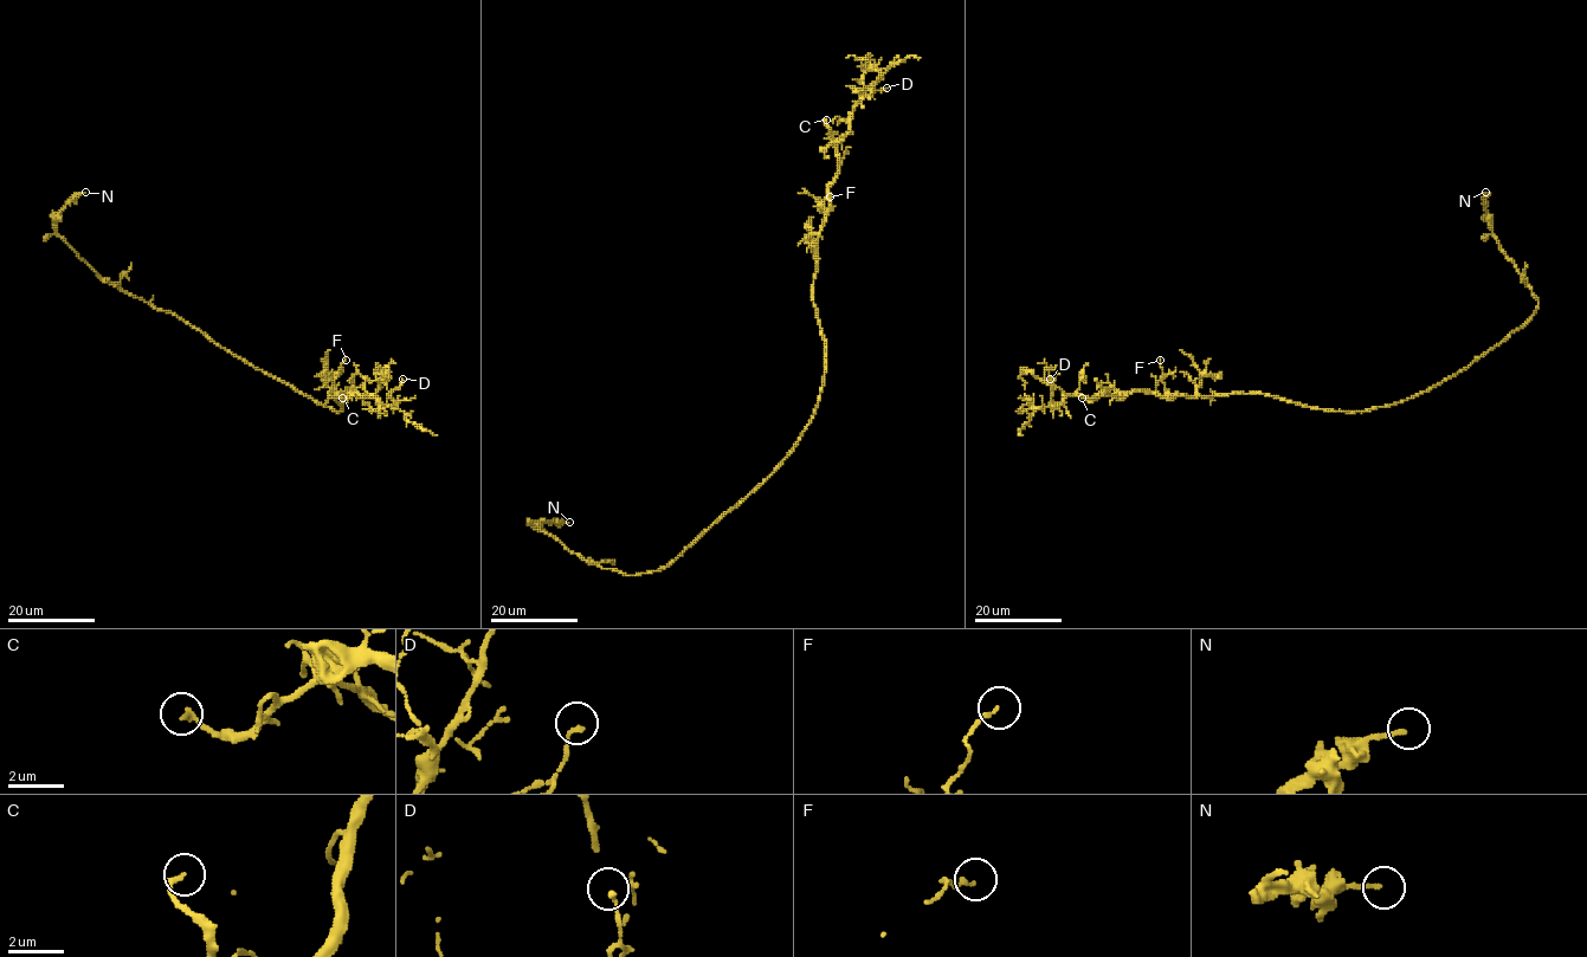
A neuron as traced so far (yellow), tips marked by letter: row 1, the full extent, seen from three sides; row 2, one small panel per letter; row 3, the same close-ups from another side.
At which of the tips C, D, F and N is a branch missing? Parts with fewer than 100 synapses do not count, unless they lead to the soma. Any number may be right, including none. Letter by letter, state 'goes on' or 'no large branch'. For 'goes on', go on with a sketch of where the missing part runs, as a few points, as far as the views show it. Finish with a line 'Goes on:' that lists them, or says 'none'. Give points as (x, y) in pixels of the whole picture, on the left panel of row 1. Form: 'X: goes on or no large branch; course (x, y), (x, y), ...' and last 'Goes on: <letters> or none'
C: no large branch
D: no large branch
F: no large branch
N: no large branch
Goes on: none

